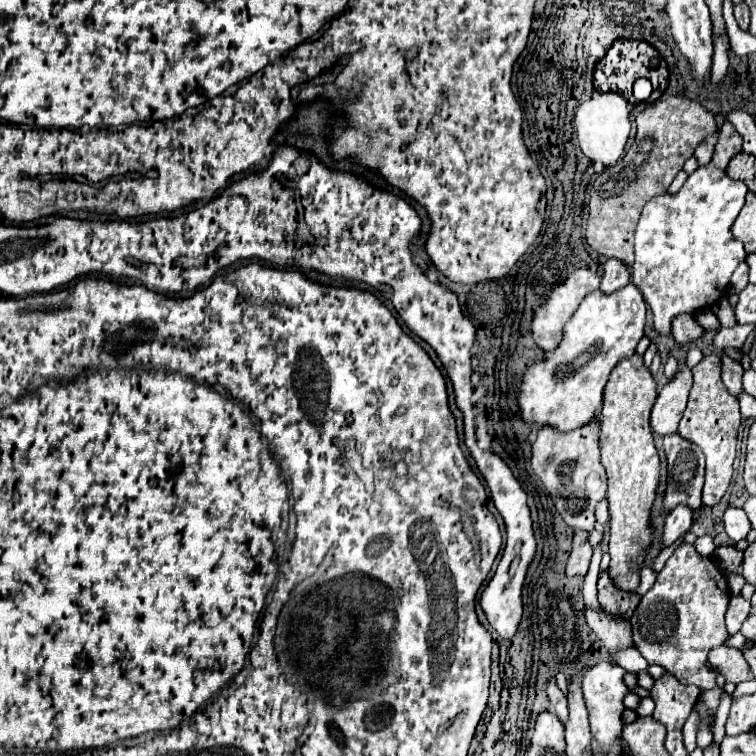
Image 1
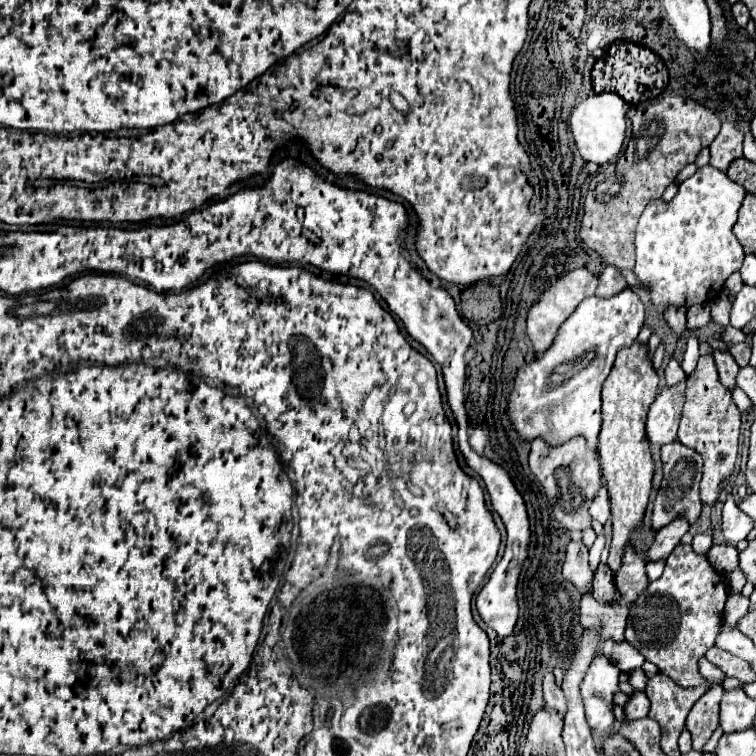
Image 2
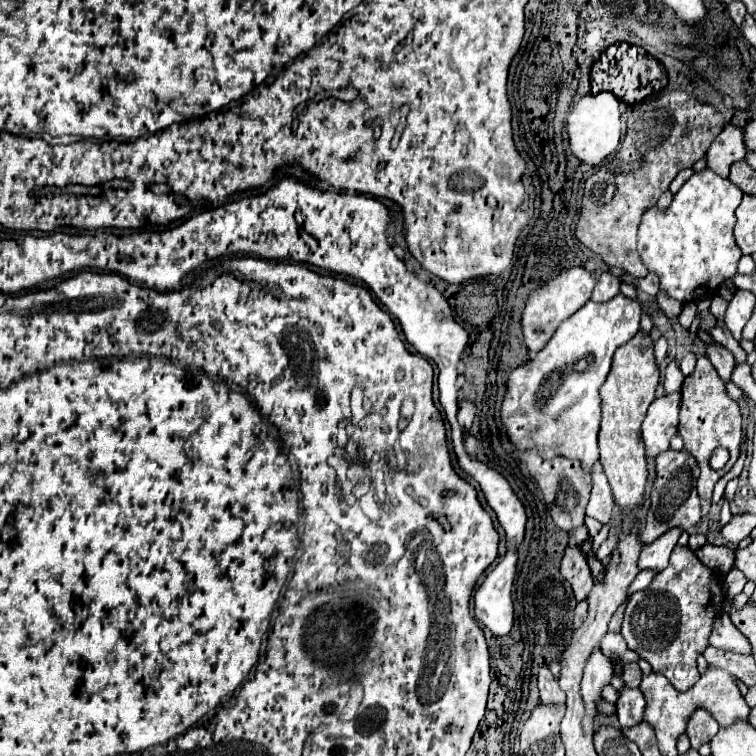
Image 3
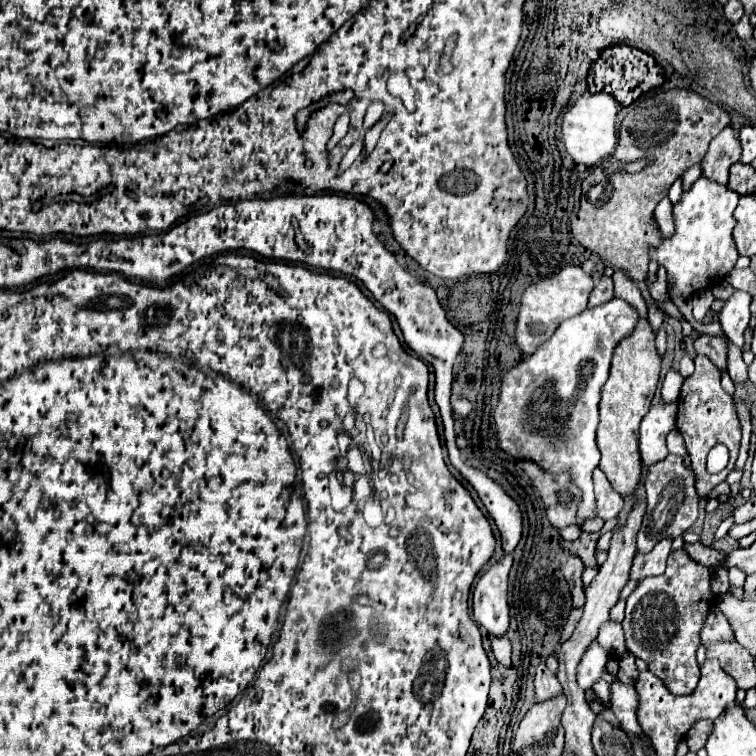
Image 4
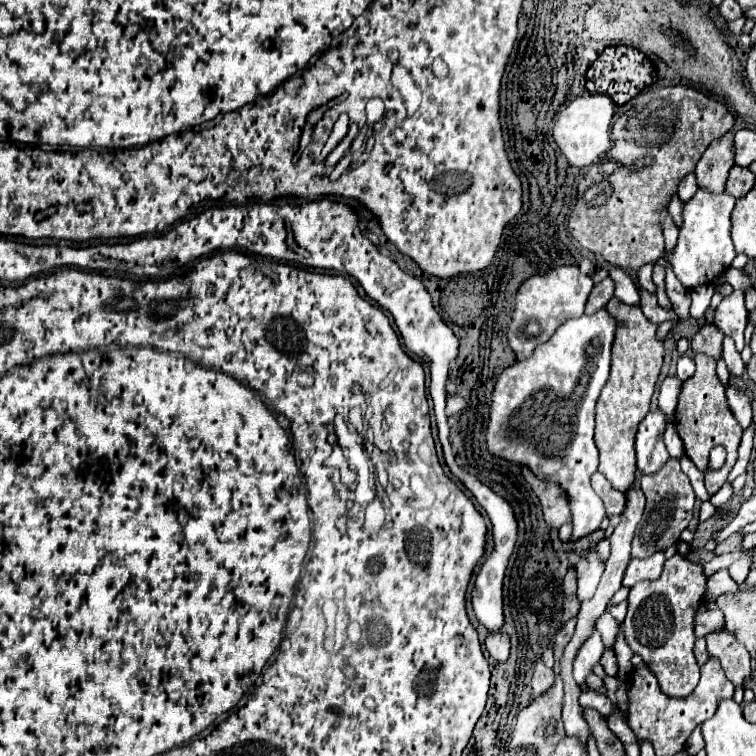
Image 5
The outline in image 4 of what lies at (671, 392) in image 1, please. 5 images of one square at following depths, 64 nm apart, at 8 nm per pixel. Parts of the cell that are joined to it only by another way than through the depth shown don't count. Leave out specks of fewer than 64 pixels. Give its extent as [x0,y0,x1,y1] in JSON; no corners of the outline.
[640,402,678,466]

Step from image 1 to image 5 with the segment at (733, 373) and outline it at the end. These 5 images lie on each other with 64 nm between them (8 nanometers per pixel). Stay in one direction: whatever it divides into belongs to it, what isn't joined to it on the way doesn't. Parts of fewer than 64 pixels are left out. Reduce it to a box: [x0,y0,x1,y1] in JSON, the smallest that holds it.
[690,326,724,360]

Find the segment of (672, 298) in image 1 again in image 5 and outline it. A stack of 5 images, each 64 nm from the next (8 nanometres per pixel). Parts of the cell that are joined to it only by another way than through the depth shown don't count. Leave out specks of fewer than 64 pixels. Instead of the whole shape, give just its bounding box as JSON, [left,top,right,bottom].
[662,188,736,290]

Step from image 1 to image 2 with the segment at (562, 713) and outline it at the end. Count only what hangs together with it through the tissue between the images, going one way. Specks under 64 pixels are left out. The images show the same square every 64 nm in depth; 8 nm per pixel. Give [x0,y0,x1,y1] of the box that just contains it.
[542,672,566,714]

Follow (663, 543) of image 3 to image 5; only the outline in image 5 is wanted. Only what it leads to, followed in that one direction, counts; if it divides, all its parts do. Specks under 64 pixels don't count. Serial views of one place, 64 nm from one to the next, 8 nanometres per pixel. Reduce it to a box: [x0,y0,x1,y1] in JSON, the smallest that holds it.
[624,550,664,588]

